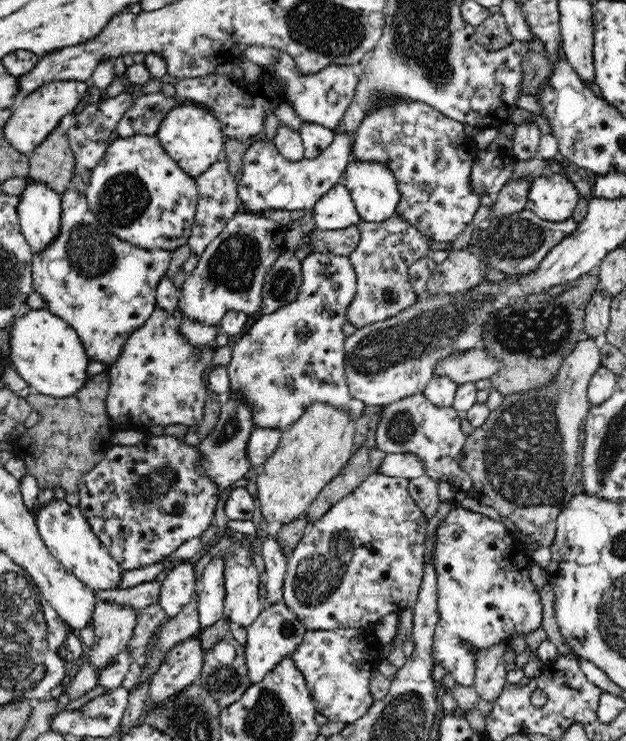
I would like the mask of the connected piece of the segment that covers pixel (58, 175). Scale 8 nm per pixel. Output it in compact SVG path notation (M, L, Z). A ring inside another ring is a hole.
M61 122L30 154L28 178L42 181L59 195L71 184L75 170L75 157L67 126Z

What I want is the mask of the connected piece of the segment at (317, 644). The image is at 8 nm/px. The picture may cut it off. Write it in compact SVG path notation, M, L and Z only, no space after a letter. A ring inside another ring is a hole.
M366 627L340 628L332 631L307 631L292 655L296 667L304 675L306 686L310 691L312 701L314 701L316 713L322 715L327 722L342 722L345 725L354 724L356 720L362 719L362 716L365 716L375 704L369 689L370 677L371 672L377 670L382 661L383 650L384 645Z

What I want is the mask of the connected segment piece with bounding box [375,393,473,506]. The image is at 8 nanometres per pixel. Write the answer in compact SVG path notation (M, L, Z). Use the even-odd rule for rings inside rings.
M424 393L408 396L384 407L375 434L377 448L387 454L412 452L420 455L426 465L426 474L434 477L440 484L440 500L452 500L453 506L458 506L464 496L472 494L473 486L468 471L460 465L467 440L462 432L462 420L463 414L453 406L438 407Z

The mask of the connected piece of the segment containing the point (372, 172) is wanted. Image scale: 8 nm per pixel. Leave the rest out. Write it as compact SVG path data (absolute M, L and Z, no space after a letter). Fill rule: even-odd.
M353 144L352 156L350 156L350 162L348 162L342 176L342 183L350 191L356 210L361 216L361 221L366 223L382 223L389 220L396 213L396 208L400 204L402 193L400 193L400 187L398 187L398 179L396 179L394 171L386 164L376 160L359 160L355 156L354 148Z

